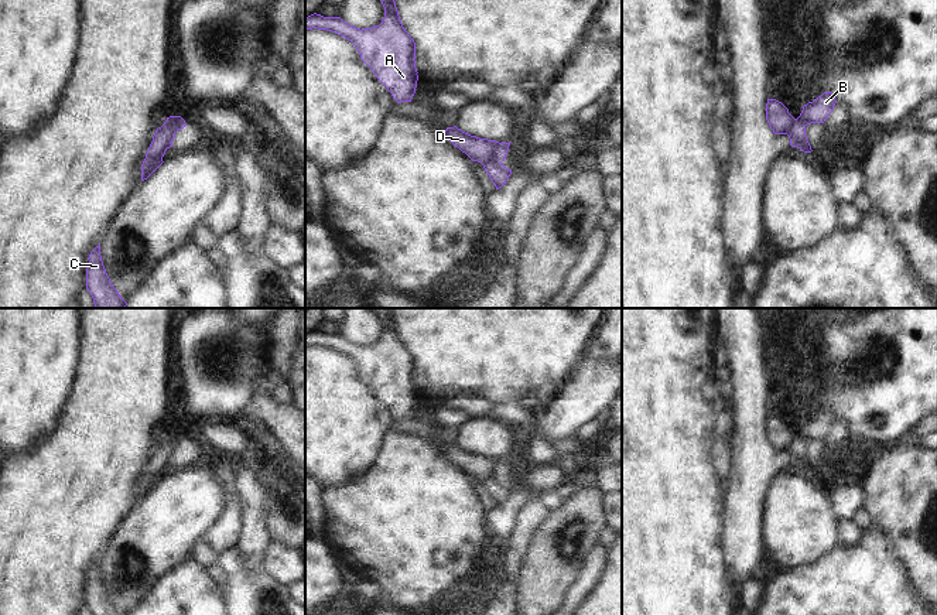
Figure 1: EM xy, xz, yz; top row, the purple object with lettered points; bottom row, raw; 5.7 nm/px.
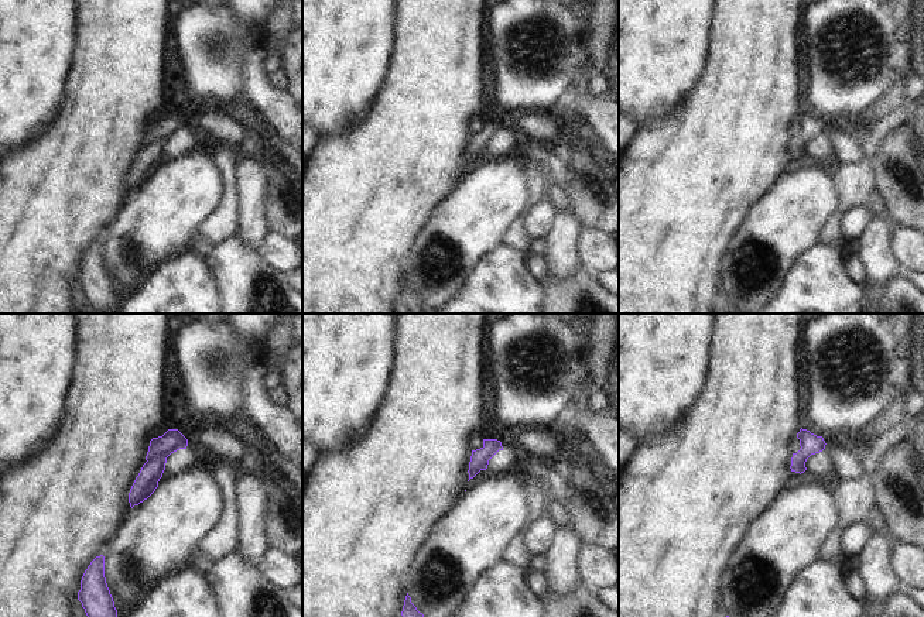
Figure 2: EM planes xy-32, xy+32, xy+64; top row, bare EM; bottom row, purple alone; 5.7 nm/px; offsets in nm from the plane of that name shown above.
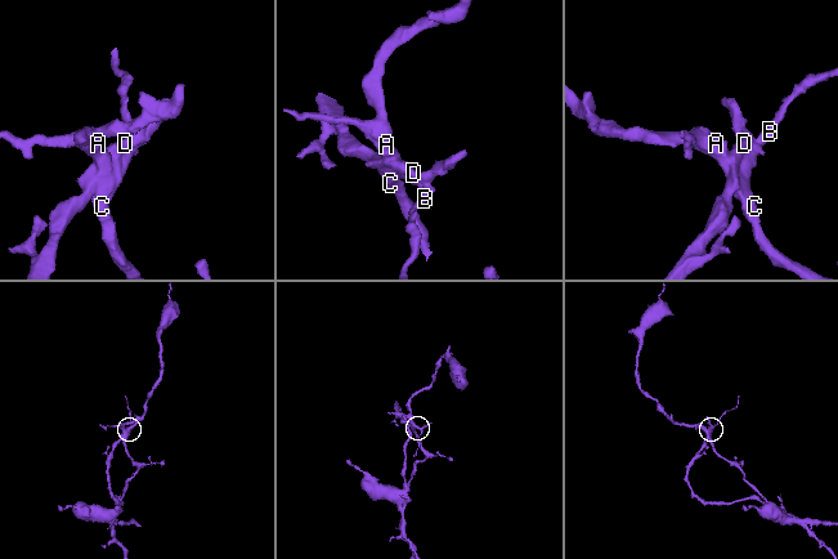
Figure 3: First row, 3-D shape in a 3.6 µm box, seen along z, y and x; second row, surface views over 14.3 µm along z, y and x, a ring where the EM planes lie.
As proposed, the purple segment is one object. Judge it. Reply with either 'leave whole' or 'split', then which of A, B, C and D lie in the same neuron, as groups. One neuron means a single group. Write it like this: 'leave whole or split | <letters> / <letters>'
split | A B C / D

